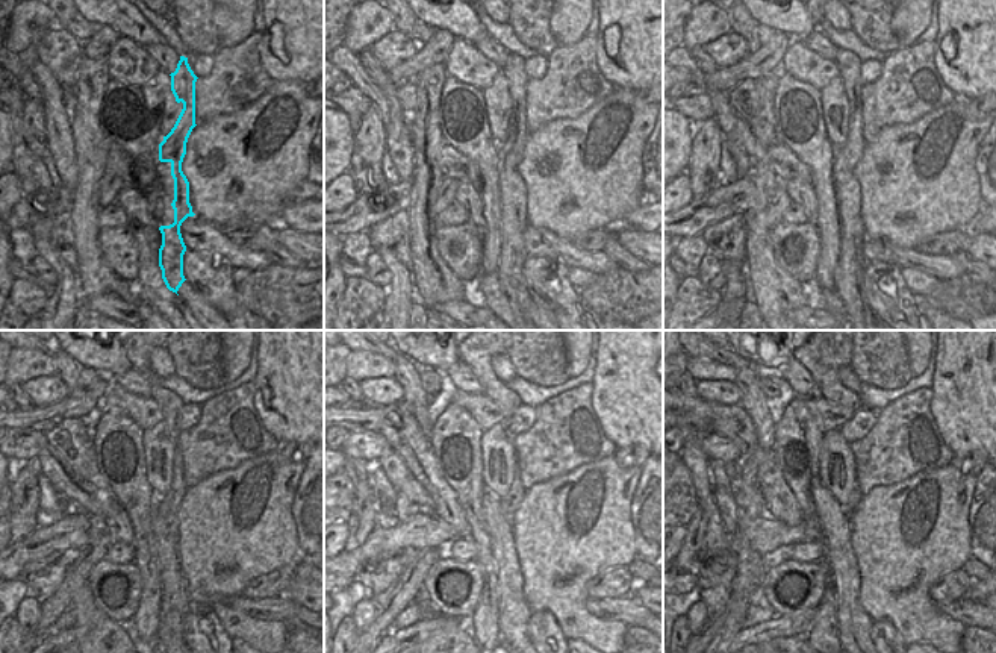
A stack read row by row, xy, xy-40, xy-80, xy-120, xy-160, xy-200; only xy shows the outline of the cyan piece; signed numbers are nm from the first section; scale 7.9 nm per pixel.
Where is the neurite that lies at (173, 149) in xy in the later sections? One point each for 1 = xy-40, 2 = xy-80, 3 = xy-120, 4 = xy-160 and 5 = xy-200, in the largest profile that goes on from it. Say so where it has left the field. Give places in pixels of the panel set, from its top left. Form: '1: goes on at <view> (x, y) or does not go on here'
1: goes on at xy-40 (510, 279)
2: goes on at xy-80 (849, 273)
3: goes on at xy-120 (170, 403)
4: goes on at xy-160 (479, 361)
5: goes on at xy-200 (824, 361)

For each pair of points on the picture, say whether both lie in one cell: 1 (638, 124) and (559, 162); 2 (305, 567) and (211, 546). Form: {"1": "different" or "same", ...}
{"1": "same", "2": "different"}

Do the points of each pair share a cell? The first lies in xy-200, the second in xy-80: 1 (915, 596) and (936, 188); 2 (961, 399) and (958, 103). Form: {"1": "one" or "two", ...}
{"1": "one", "2": "two"}

